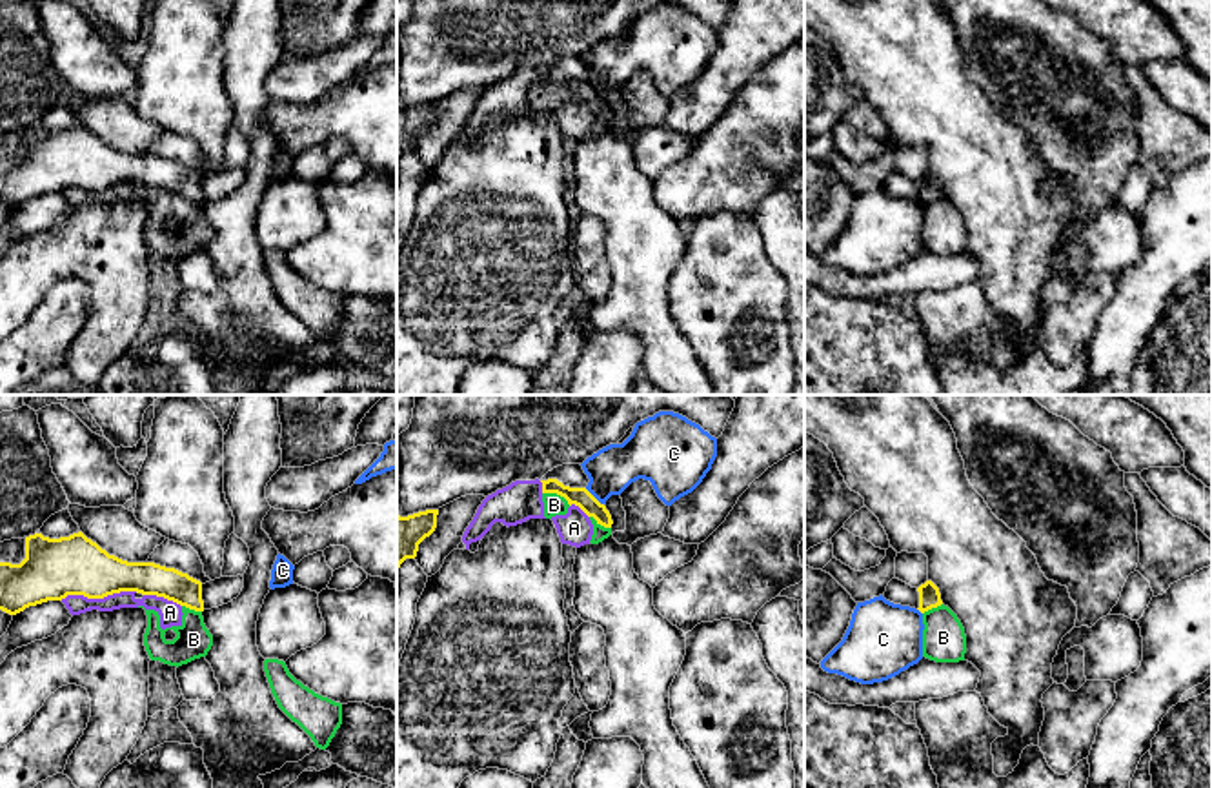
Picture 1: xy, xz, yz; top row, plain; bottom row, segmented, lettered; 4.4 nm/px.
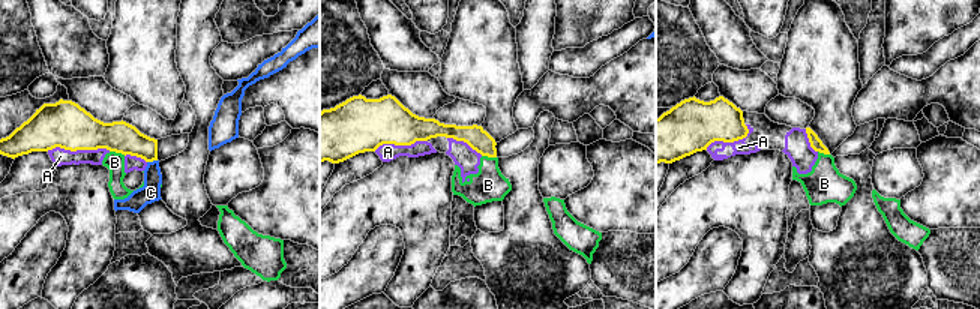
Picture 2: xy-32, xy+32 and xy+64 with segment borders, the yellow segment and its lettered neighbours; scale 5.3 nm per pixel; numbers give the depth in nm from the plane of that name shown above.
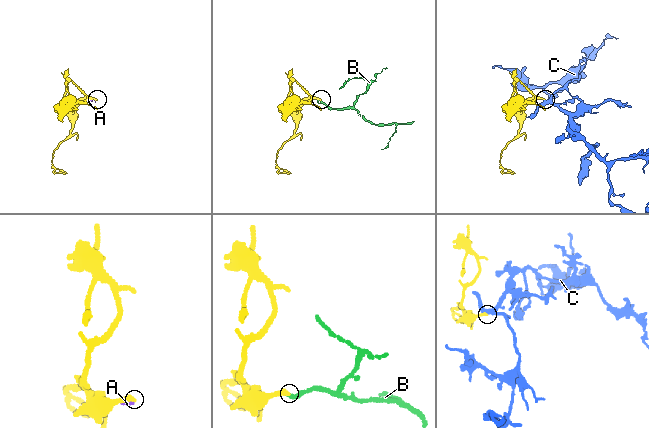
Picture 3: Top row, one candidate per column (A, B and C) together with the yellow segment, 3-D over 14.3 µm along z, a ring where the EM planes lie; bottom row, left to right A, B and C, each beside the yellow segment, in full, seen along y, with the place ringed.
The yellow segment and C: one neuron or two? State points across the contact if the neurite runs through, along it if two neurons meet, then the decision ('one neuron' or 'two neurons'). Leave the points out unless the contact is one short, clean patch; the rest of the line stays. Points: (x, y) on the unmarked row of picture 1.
border xz (585, 80), (603, 97); two neurons

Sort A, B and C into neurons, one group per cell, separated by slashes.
A B / C

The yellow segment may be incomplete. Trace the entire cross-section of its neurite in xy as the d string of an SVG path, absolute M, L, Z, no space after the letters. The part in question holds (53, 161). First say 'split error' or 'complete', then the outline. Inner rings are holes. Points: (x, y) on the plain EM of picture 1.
complete; M82 124L60 131L29 127L20 157L0 155L0 202L9 207L67 187L104 191L120 184L157 187L204 204L200 173L155 155L122 153Z

